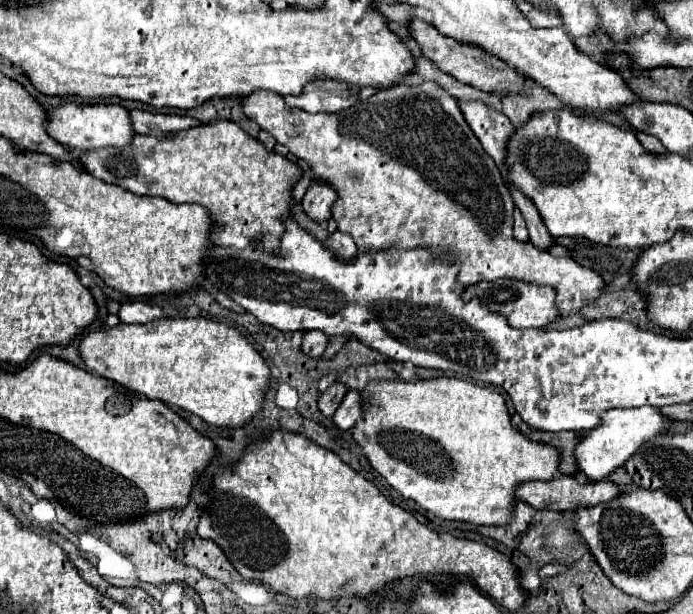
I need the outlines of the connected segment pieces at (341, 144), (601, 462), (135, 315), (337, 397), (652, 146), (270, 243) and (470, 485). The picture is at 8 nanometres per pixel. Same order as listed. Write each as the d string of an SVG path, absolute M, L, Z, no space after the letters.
M424 81L418 85L396 85L382 89L352 109L340 113L306 113L298 107L286 105L282 95L270 91L254 91L240 99L242 113L268 131L280 145L288 147L292 155L304 159L312 169L314 181L324 181L338 193L332 205L332 217L342 233L350 233L358 249L384 249L398 245L402 249L430 247L436 253L452 251L460 263L458 281L474 285L480 281L518 279L536 285L550 285L556 289L558 309L564 315L578 313L604 293L604 279L588 267L578 265L572 257L554 257L548 251L536 249L532 243L520 243L512 237L514 201L510 191L482 149L478 137L468 127L456 99L440 85Z
M638 407L638 409L610 409L602 413L602 421L590 429L590 433L584 433L574 449L574 459L578 473L582 473L588 481L602 481L606 479L616 467L622 467L626 459L630 459L642 443L650 441L656 435L662 435L672 427L674 423L660 415L656 407Z
M126 301L120 305L118 317L122 323L148 323L166 317L166 313L158 305L148 305L142 301Z
M334 381L326 391L322 391L322 395L320 395L320 399L318 399L318 409L320 409L320 413L322 413L324 417L332 417L334 411L338 409L338 405L342 403L346 391L348 391L348 389L346 389L342 383L338 383L338 381Z
M636 131L636 137L638 137L638 141L642 143L642 147L646 151L650 151L650 153L666 153L666 147L662 147L656 137L650 137L650 135L642 133L642 131Z
M212 119L194 129L164 135L160 139L136 133L134 141L130 141L126 149L98 149L94 153L82 153L80 163L90 175L104 183L120 185L136 195L164 197L172 203L198 203L206 207L212 219L210 241L214 245L234 249L244 249L258 237L266 249L278 249L280 235L284 231L284 217L290 217L292 185L300 179L300 169L294 163L274 151L268 151L258 139L244 133L240 125L226 119Z
M430 377L430 379L416 379L416 381L402 381L402 379L392 379L392 381L370 381L360 395L368 401L364 401L364 411L362 411L362 419L358 421L358 425L354 425L350 429L350 435L354 437L354 441L362 447L364 457L368 459L368 463L396 489L400 491L404 497L414 499L422 509L434 513L440 519L448 519L448 521L470 521L476 525L506 525L512 509L514 509L514 489L518 483L522 481L548 481L554 477L554 473L558 471L558 451L552 449L550 445L544 443L536 443L526 439L518 429L512 427L510 423L510 415L504 403L504 397L492 389L492 387L480 387L476 383L468 383L464 379L458 377Z

